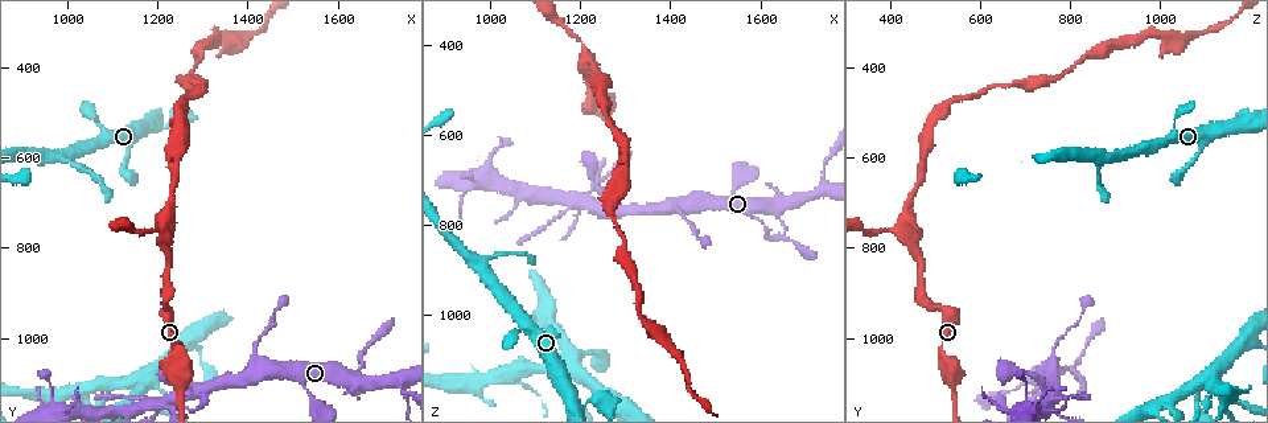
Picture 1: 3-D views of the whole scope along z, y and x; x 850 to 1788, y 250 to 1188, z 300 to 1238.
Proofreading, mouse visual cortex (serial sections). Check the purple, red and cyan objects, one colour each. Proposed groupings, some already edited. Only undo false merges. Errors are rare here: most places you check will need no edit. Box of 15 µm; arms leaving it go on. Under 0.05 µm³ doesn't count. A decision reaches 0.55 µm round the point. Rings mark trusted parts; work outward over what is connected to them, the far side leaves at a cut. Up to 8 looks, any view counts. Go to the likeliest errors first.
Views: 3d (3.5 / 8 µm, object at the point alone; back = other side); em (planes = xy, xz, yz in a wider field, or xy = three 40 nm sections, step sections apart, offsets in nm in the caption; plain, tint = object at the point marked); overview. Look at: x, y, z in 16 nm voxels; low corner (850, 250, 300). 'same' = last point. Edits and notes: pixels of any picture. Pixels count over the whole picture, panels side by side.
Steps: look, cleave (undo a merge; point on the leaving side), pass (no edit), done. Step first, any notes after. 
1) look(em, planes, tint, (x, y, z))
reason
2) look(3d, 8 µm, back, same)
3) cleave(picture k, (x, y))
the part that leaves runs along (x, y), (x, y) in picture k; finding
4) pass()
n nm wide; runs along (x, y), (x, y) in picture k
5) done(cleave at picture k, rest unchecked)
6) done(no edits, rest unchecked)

look(3d, 8 µm, (1225, 780, 435))
two arms in line, one across

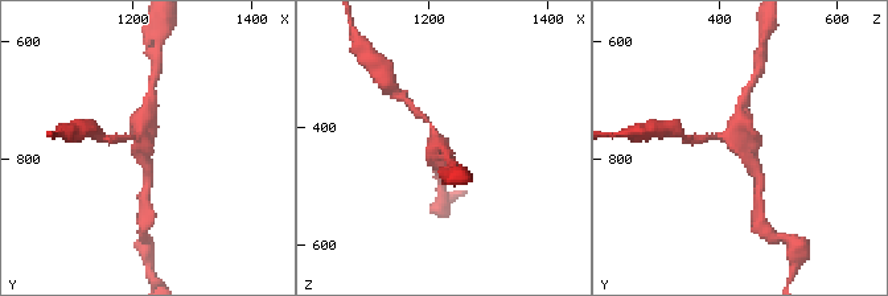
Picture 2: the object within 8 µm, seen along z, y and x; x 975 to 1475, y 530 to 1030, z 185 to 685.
look(3d, 3.5 µm, (1220, 780, 445))
zoom in

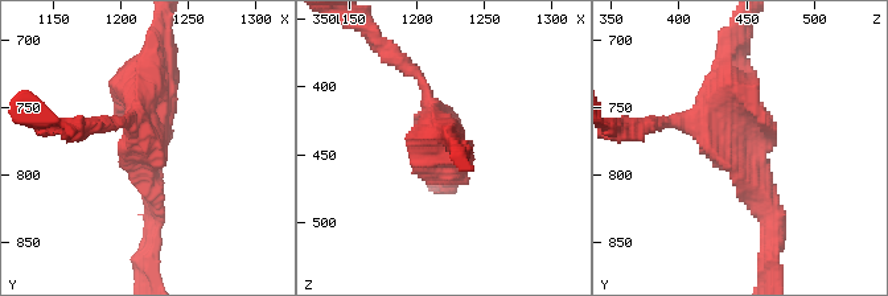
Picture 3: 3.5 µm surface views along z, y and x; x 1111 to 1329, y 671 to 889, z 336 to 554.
pass()
3 arms; runs along (775, 227), (735, 159), (724, 66) in picture 3; all the same cell

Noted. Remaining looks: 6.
look(3d, 3.5 µm, back, (1745, 1095, 710))
thin arm on a thick one

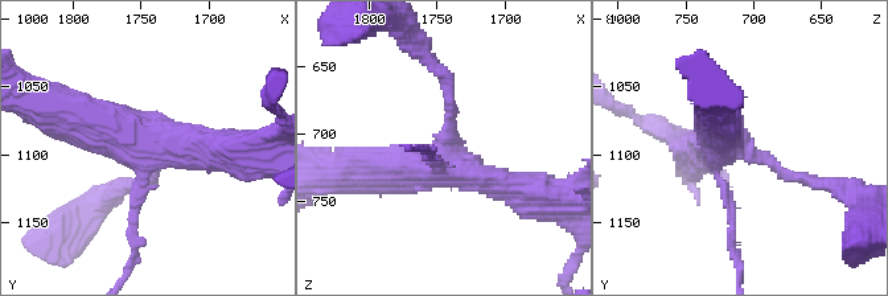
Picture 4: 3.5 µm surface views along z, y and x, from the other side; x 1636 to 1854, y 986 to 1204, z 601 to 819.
look(em, planes, tint, (1744, 1096, 706))
4 arms; arms of 150, 150, 350, 400 nm; now the EM

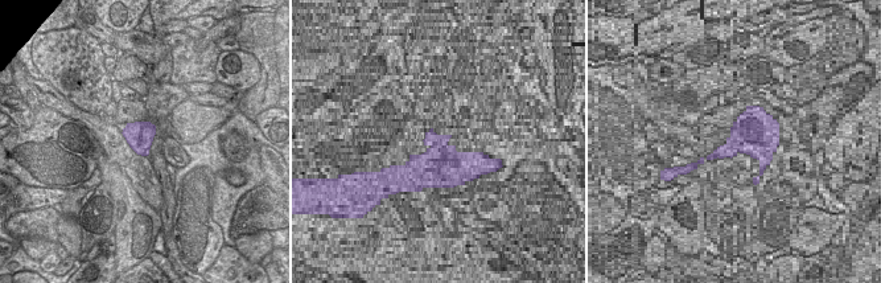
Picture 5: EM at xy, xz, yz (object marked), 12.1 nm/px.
pass()
340 nm wide; runs along (227, 147), (114, 131), (94, 102) in picture 4; one cell here

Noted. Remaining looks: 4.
look(3d, 8 µm, (970, 600, 900))

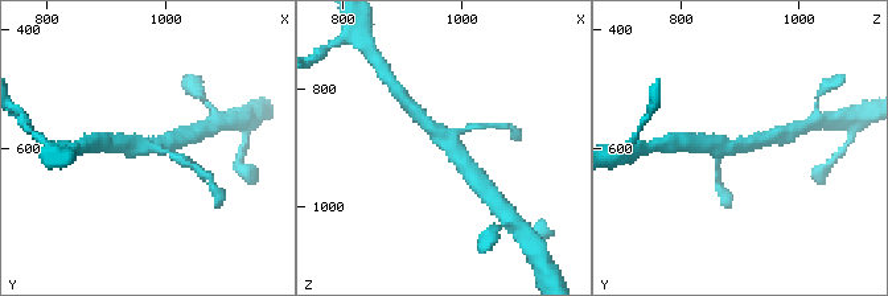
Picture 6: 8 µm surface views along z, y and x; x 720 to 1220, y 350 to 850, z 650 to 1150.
look(em, xy, step 5, tint, (975, 600, 890))
3 arms; arms of 150, 400, 400 nm

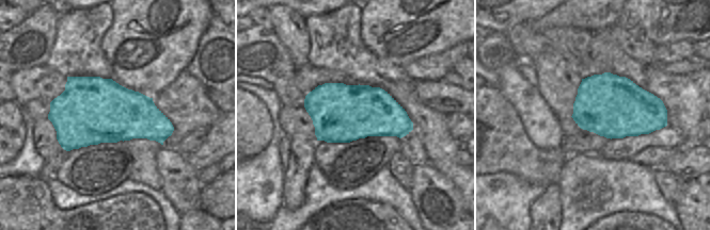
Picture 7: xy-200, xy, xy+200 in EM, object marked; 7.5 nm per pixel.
pass()
440 nm wide; runs along (469, 171), (457, 152), (419, 115) in picture 6; one cell here

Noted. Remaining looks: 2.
look(3d, 3.5 µm, (1440, 1060, 765))

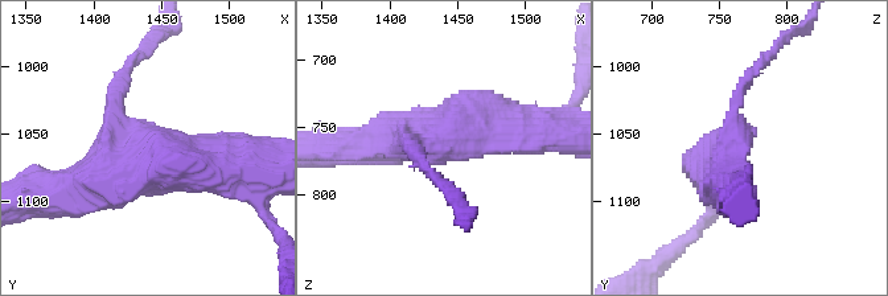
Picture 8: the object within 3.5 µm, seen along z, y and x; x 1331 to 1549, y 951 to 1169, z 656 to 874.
look(em, planes, tint, (1436, 1060, 758))
3 arms; arms of 200, 500, 500 nm; now the EM

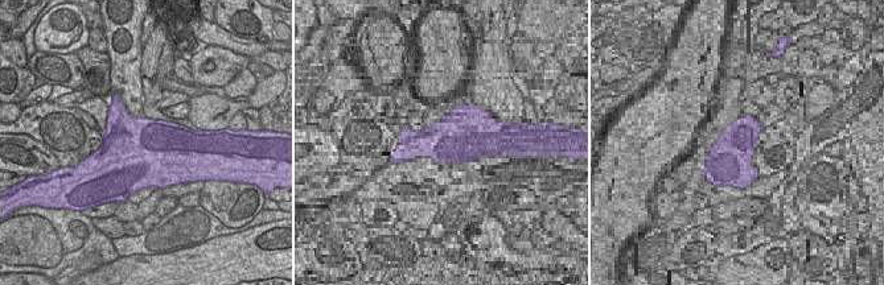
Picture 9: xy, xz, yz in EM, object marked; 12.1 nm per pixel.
pass()
runs along (241, 169), (151, 165), (70, 190) in picture 8; continuous, no second cell

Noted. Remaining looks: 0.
done(no edits, rest unchecked)

